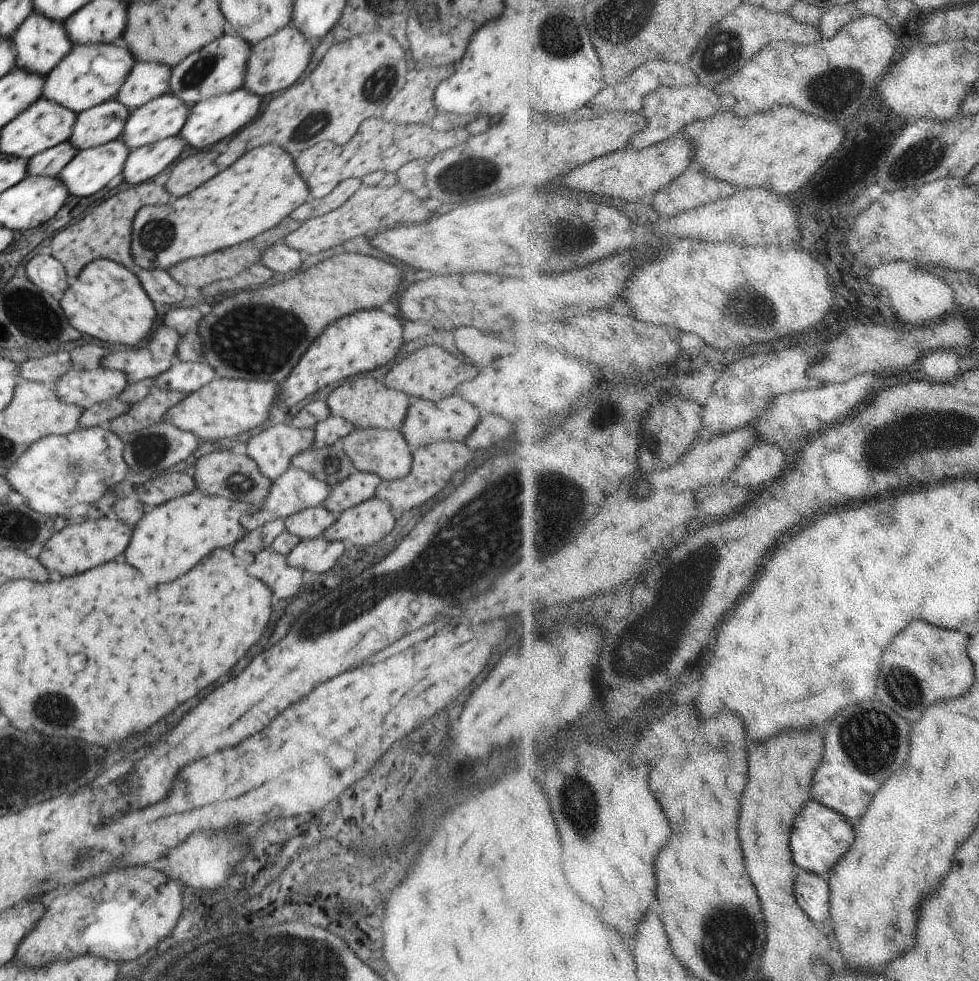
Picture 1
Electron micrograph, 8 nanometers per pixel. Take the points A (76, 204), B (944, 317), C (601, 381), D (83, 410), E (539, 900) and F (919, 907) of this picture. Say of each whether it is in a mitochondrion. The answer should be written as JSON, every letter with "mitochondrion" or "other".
{"A":"other","B":"other","C":"other","D":"other","E":"other","F":"other"}

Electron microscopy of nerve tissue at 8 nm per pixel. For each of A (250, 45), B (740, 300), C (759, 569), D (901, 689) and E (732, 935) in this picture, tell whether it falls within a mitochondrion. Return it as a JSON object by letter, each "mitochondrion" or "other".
{"A":"other","B":"mitochondrion","C":"other","D":"mitochondrion","E":"mitochondrion"}

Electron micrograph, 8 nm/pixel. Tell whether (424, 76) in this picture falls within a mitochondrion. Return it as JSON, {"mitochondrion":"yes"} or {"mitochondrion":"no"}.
{"mitochondrion":"no"}

